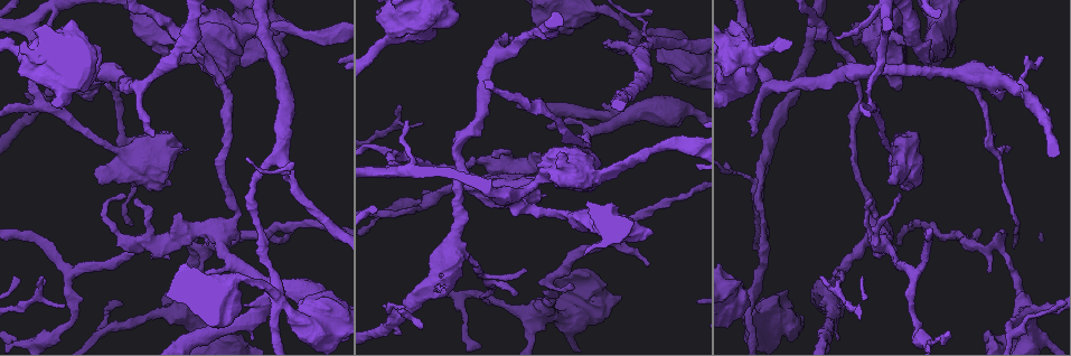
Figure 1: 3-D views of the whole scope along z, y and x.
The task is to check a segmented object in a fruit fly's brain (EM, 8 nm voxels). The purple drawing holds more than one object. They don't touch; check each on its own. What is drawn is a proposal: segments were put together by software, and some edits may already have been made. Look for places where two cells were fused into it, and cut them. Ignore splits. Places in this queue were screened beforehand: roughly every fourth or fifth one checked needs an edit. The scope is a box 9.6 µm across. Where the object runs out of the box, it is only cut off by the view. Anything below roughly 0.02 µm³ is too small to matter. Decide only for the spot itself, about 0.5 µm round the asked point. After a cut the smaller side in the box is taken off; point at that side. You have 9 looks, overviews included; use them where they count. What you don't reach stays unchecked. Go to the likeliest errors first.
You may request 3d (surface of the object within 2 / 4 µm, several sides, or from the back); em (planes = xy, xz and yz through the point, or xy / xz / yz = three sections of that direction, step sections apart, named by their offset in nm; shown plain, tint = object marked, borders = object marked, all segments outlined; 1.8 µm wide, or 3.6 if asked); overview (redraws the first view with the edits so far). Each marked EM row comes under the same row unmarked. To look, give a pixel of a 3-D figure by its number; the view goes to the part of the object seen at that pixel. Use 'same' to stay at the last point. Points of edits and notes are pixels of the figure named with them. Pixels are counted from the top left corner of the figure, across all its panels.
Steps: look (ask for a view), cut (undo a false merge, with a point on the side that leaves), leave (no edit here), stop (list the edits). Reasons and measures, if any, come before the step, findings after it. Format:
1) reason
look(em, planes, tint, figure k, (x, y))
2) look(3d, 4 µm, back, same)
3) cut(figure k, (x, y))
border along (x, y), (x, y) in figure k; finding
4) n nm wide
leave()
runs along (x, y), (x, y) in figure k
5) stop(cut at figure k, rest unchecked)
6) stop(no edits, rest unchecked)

four or more arms meet
look(em, planes, borders, figure 1, (634, 31))

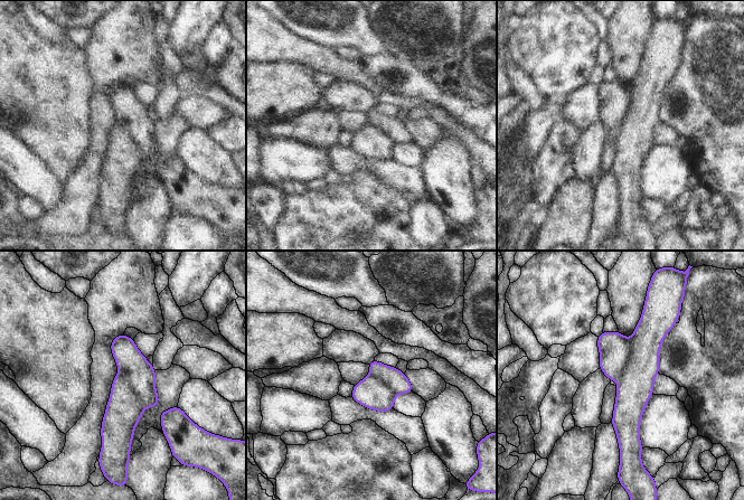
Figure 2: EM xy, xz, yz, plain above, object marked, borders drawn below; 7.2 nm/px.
280 nm wide
cut(figure 2, (636, 386))
two cells meet here

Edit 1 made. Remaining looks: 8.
abrupt turn
look(3d, 4 µm, figure 1, (1032, 339))

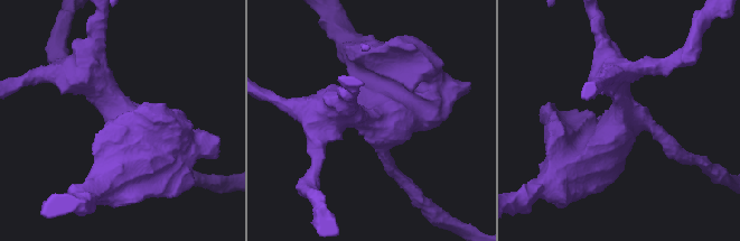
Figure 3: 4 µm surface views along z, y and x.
look(em, 3.6 µm, xz, step 8, tint, figure 3, (377, 119))

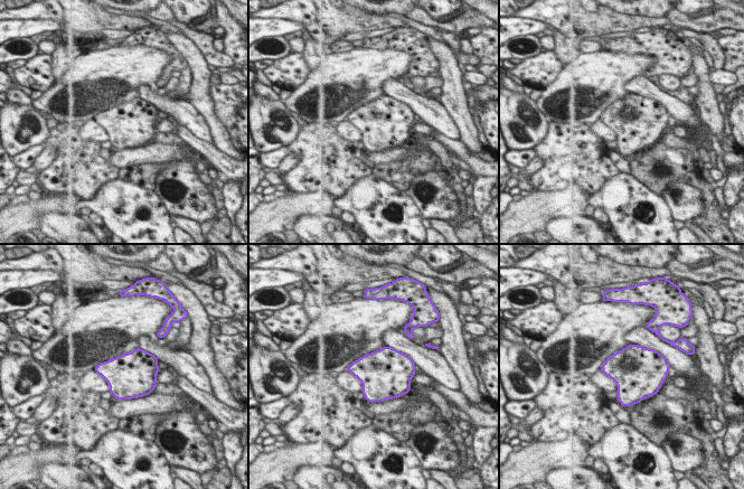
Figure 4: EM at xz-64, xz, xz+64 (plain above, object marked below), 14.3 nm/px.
look(em, 3.6 µm, planes, tint, same)

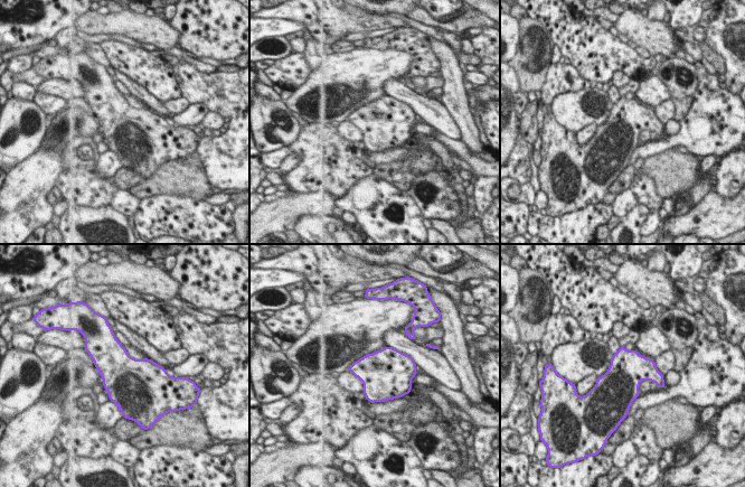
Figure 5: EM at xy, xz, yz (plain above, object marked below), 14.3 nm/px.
leave()
one cell here

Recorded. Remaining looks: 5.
look(3d, 4 µm, figure 1, (201, 42))

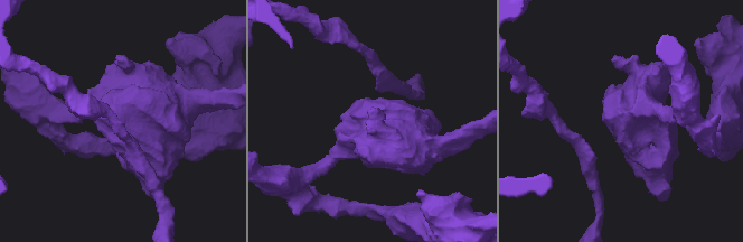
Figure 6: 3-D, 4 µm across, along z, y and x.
now the EM
look(em, 3.6 µm, planes, tint, figure 6, (123, 116))

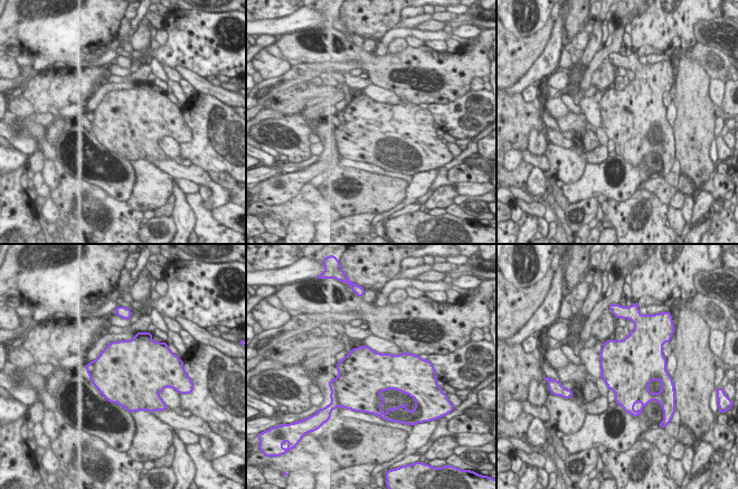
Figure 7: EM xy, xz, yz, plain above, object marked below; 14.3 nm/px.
750 nm wide
leave()
continuous, no second cell

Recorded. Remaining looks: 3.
stop(cut at figure 2, rest unchecked)

